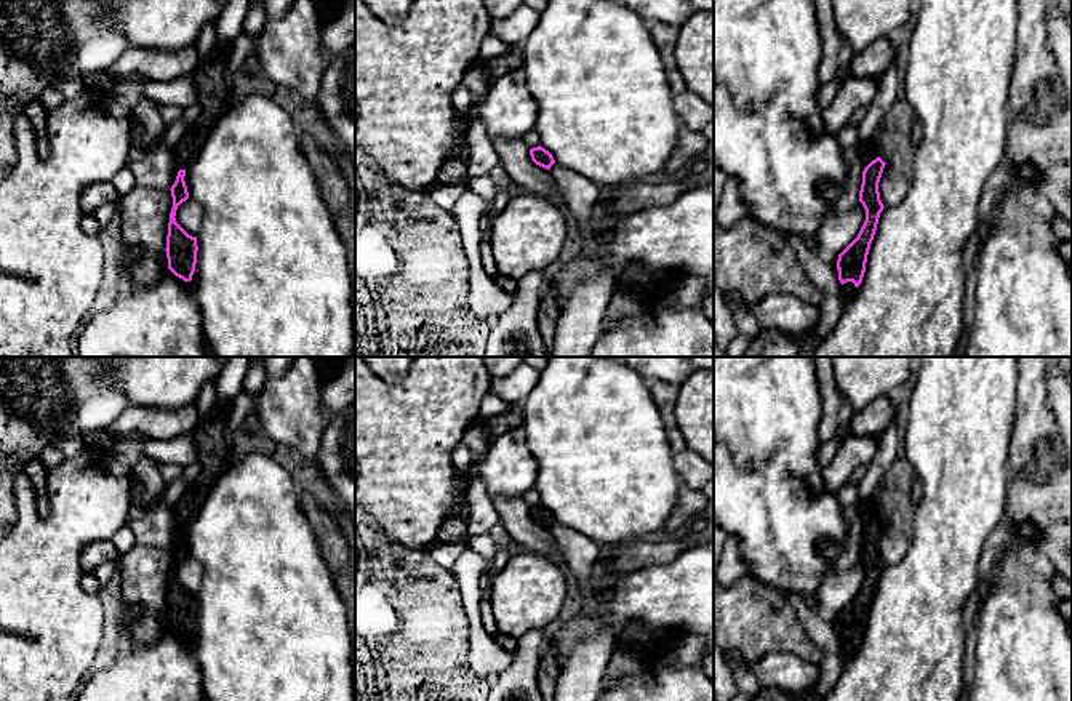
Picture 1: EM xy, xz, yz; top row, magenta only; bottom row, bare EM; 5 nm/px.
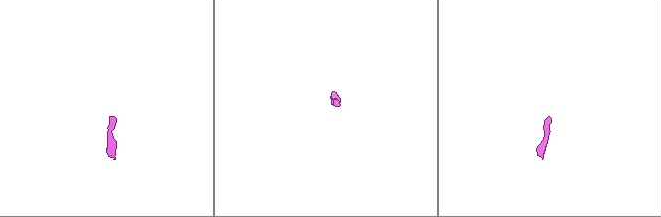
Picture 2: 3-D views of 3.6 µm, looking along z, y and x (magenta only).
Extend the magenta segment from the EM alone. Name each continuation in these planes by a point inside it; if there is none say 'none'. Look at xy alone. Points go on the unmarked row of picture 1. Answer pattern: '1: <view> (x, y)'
1: xy (210, 436)

